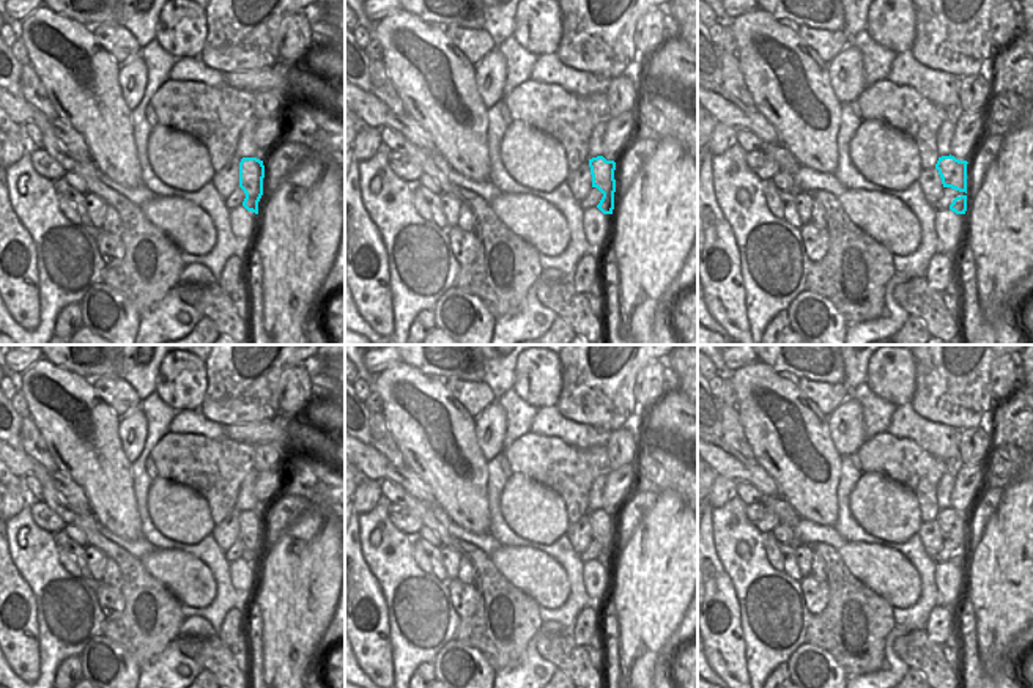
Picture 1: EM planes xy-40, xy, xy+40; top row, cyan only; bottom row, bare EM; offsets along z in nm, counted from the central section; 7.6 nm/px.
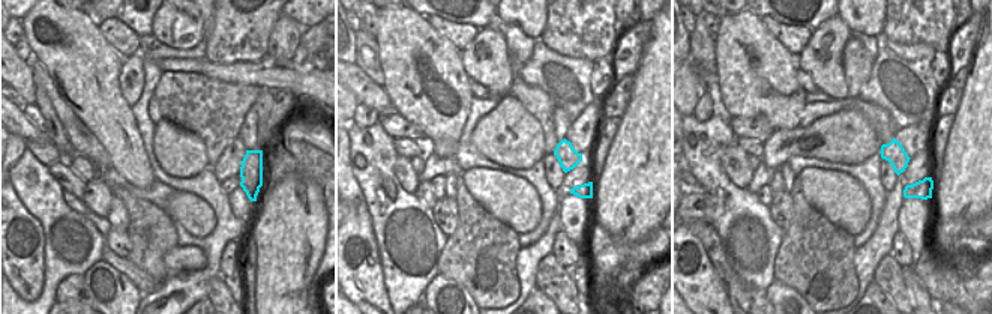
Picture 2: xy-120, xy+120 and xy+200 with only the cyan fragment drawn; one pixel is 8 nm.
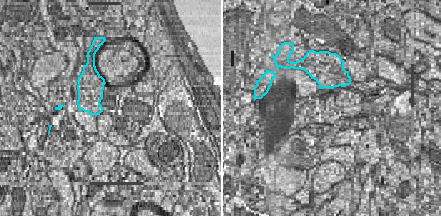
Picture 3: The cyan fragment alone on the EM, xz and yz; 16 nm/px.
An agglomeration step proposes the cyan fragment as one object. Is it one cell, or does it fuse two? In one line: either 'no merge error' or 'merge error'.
no merge error

